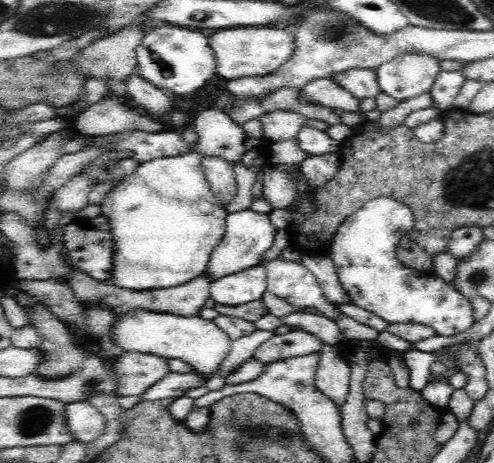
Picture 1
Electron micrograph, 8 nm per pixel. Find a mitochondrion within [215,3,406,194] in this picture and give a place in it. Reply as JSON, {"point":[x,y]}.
{"point":[334,33]}

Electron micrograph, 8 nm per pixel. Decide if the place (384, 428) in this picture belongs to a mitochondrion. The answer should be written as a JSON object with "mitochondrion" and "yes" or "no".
{"mitochondrion":"no"}

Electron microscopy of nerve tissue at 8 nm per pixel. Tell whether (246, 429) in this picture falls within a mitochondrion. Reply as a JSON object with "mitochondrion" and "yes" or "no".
{"mitochondrion":"yes"}

